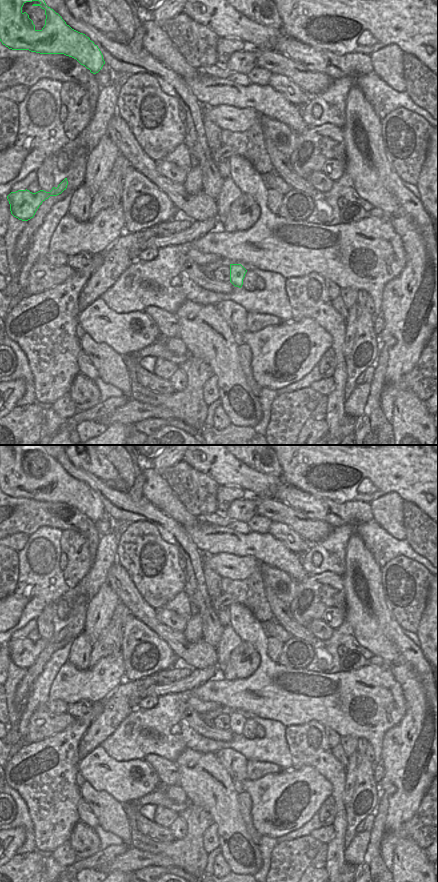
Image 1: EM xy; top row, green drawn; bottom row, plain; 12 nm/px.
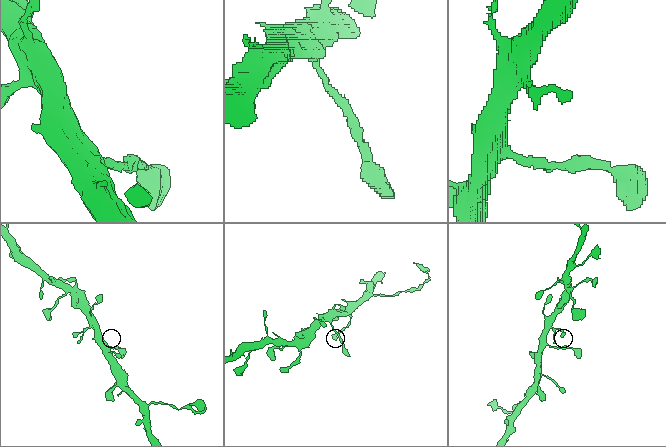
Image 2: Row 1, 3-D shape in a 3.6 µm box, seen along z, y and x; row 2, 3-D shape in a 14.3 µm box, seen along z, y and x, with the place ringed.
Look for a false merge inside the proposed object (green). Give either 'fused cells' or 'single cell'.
single cell

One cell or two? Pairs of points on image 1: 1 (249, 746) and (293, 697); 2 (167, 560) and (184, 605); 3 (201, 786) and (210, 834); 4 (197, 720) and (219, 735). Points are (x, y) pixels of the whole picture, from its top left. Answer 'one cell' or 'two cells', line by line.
1: two cells
2: two cells
3: two cells
4: one cell

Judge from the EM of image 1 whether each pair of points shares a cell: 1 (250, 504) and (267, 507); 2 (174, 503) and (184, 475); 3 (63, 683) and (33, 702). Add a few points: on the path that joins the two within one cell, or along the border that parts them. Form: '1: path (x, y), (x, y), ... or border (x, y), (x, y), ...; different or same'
1: border (254, 498), (257, 513); different
2: border (162, 477), (191, 514); different
3: border (58, 672), (50, 687), (48, 700); different

